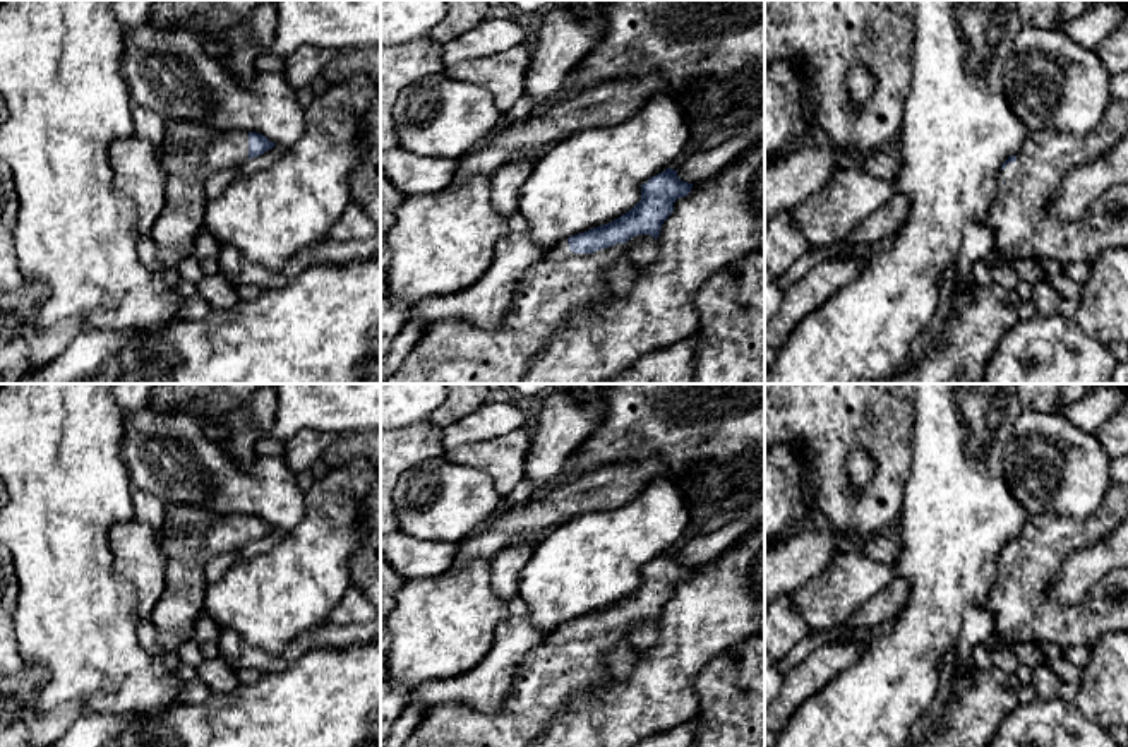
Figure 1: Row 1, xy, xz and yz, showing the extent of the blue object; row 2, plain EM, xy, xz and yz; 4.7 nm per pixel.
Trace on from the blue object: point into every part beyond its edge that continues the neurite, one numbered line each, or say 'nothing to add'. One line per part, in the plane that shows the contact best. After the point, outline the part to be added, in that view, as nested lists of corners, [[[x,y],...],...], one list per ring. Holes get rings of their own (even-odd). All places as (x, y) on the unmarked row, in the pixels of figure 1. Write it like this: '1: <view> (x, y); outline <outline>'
1: xz (563, 665); outline [[[564,624],[521,663],[497,714],[441,704],[423,714],[403,747],[531,747],[574,696],[612,680],[605,654],[619,642],[627,642],[626,627],[574,637]]]

